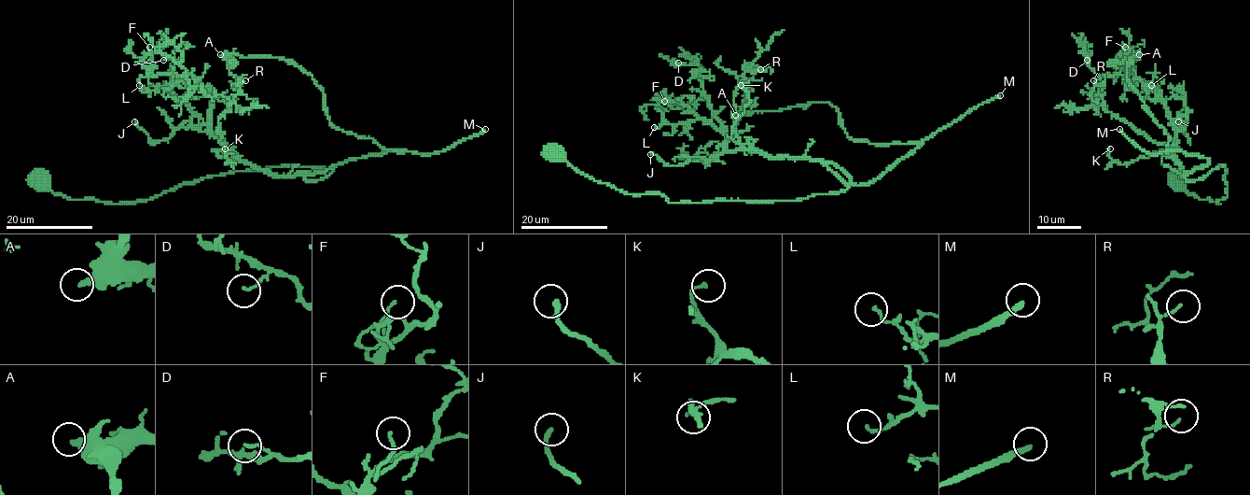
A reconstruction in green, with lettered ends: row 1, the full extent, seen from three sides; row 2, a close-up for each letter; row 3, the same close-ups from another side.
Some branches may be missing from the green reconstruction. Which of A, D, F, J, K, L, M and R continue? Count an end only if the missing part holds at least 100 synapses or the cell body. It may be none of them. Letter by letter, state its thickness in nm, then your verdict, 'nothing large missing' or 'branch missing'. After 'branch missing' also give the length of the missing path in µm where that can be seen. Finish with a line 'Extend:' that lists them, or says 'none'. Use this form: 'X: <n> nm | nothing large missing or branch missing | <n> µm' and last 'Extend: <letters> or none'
A: 360 nm | nothing large missing
D: 120 nm | nothing large missing
F: 110 nm | nothing large missing
J: 220 nm | nothing large missing
K: 130 nm | nothing large missing
L: 120 nm | nothing large missing
M: 240 nm | branch missing | 170 µm
R: 110 nm | nothing large missing
Extend: M

